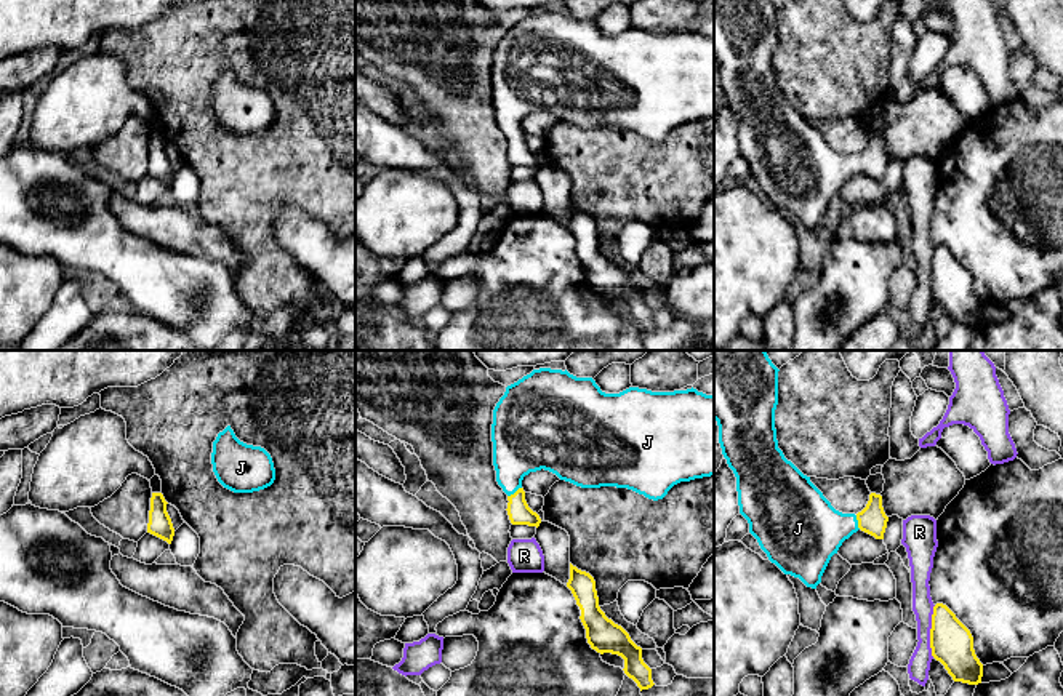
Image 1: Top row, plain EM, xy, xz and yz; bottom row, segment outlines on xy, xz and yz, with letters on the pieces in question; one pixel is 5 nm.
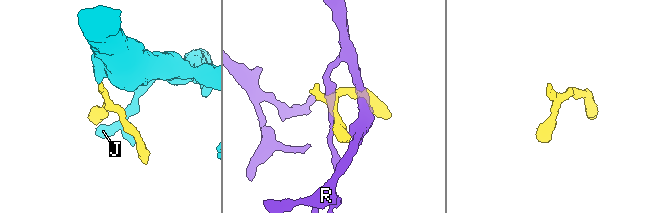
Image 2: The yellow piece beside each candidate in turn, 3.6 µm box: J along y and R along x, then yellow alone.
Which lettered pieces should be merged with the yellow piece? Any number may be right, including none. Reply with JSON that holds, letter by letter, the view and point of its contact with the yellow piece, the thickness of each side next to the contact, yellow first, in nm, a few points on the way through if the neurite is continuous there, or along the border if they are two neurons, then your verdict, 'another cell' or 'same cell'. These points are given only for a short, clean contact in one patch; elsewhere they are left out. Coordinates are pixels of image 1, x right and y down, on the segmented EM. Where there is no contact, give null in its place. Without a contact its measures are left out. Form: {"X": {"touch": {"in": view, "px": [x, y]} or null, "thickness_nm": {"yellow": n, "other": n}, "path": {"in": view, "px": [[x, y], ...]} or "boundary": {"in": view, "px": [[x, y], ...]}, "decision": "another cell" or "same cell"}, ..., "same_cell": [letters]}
{"J": {"touch": {"in": "xz", "px": [516, 492]}, "thickness_nm": {"yellow": 120, "other": 300}, "path": {"in": "xz", "px": [[519, 512], [516, 492], [514, 455], [522, 444]]}, "decision": "same cell"}, "R": {"touch": {"in": "yz", "px": [930, 631]}, "thickness_nm": {"yellow": 220, "other": 110}, "decision": "another cell"}, "same_cell": ["J"]}

